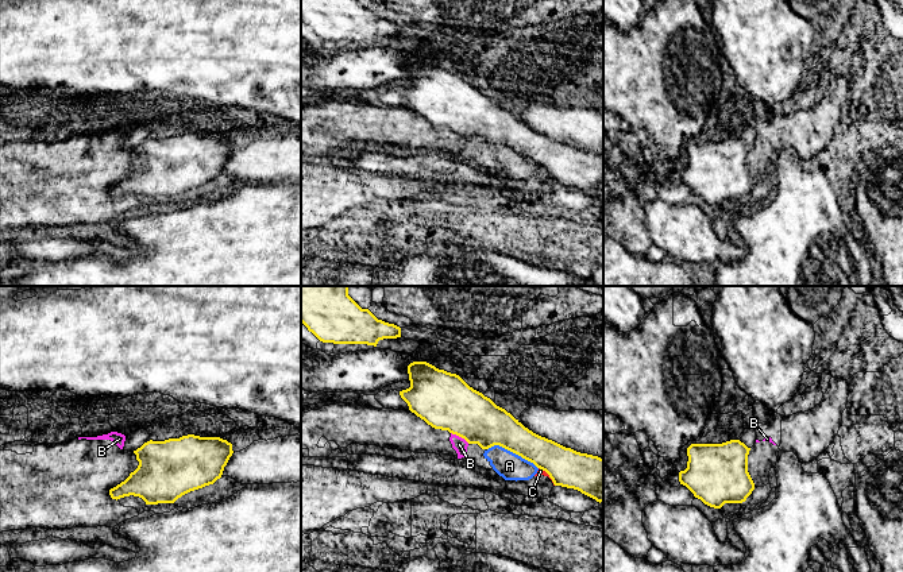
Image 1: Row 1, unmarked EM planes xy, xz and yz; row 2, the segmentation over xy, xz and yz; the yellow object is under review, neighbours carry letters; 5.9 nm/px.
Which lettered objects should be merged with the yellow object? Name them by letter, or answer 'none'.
none

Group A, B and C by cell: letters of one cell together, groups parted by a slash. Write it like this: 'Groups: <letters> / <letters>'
Groups: A B C

